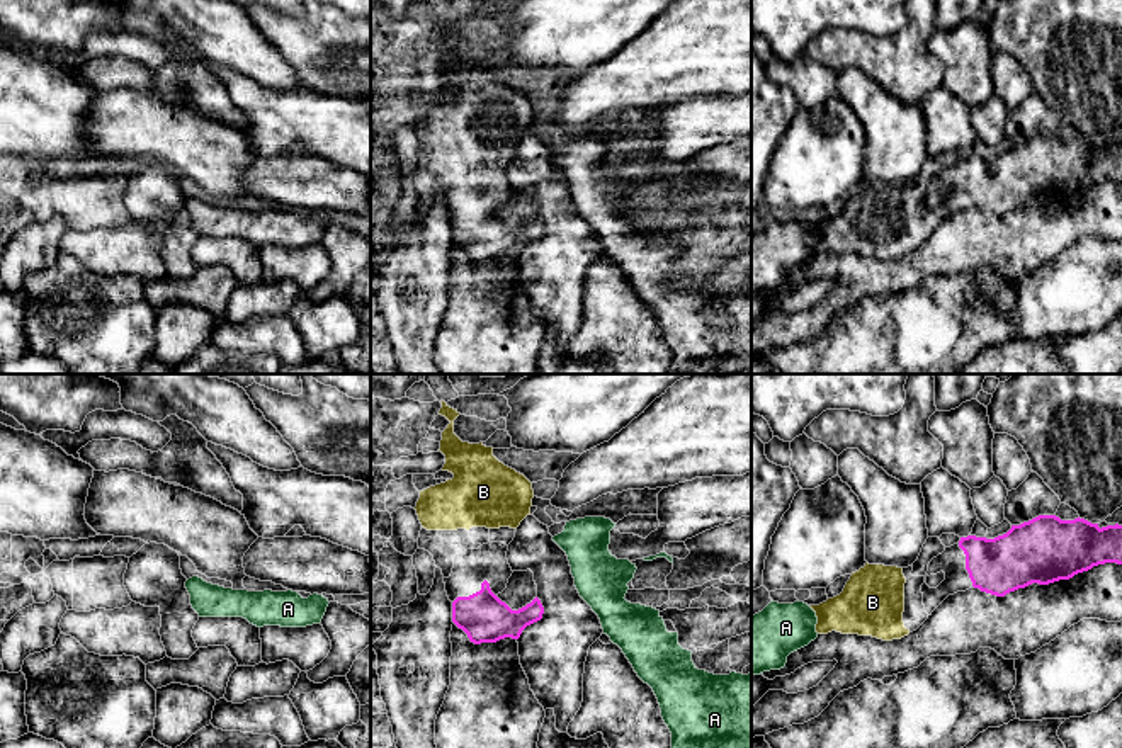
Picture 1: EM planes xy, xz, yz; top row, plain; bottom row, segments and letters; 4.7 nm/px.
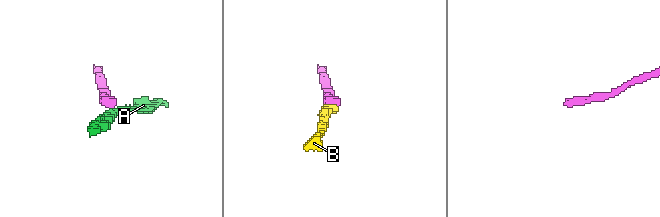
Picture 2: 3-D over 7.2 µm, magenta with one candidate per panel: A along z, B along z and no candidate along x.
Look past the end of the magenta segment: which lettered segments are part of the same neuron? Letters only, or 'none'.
B

